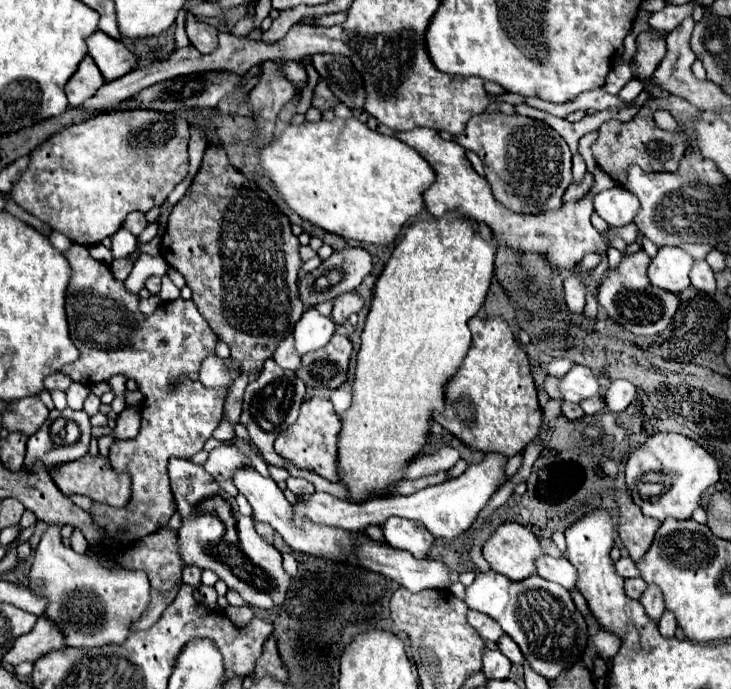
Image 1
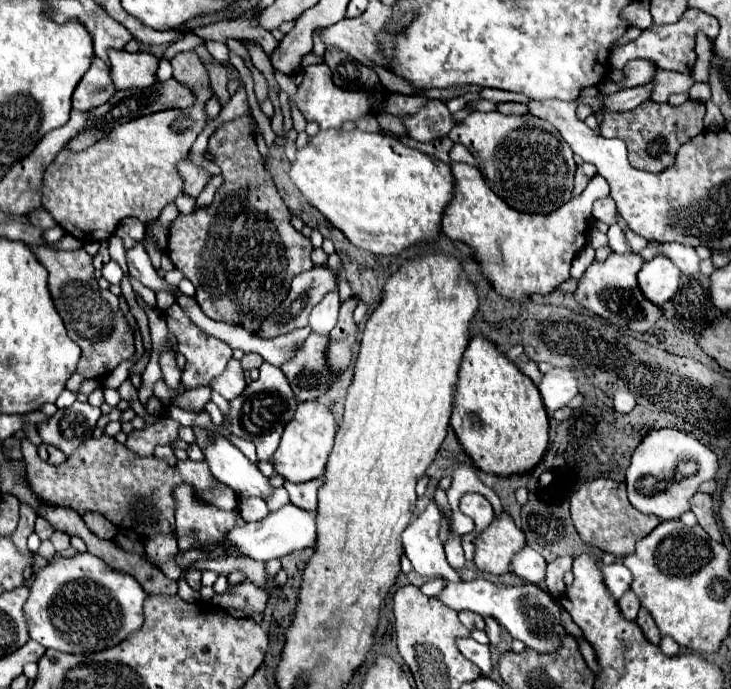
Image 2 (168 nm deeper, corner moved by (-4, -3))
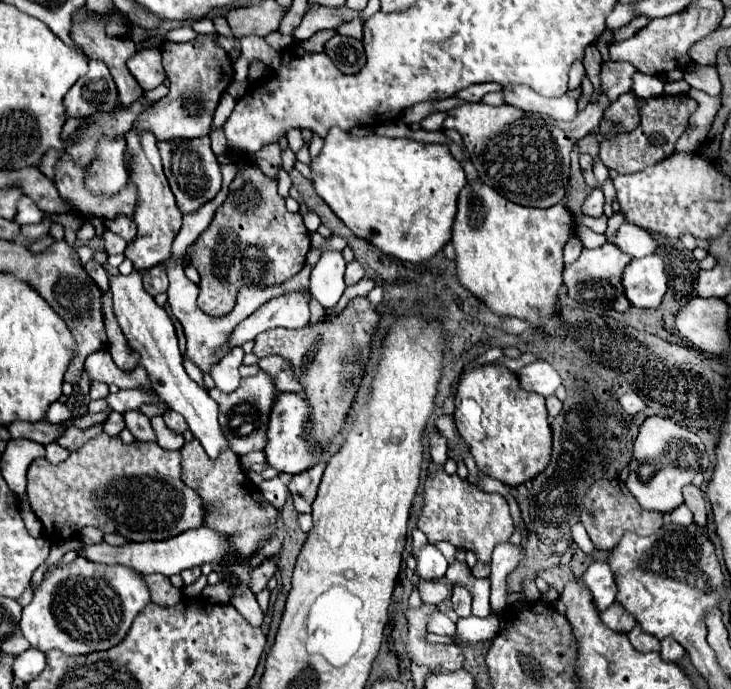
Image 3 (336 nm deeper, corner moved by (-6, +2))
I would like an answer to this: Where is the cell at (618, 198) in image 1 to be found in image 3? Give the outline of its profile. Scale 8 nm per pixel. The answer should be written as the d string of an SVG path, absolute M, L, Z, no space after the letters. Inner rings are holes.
M594 188L592 194L590 194L590 198L584 204L584 212L588 216L596 216L596 218L598 216L604 216L604 204L606 204L606 200L604 200L602 190L600 188Z

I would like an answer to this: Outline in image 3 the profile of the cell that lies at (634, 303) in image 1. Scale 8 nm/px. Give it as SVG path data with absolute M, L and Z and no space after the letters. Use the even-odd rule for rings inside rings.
M604 244L594 250L582 250L580 258L564 268L564 284L568 288L568 296L580 304L592 306L592 308L614 308L616 312L628 312L632 304L624 296L624 286L622 286L622 272L630 264L630 254L624 254L618 246L614 244Z

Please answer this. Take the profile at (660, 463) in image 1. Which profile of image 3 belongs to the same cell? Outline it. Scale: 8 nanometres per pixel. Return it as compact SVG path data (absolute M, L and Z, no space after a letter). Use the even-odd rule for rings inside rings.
M650 416L642 422L640 434L634 442L634 454L626 486L642 508L672 512L674 508L684 504L682 488L688 486L692 478L698 472L704 472L708 466L710 466L710 456L702 440L694 432L678 426L668 418Z

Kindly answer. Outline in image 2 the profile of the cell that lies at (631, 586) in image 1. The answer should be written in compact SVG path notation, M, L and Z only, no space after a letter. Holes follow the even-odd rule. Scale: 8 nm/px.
M628 591L628 593L624 593L624 597L620 597L618 607L620 607L620 613L622 613L626 619L634 621L636 615L638 615L638 609L640 609L640 601L638 601L636 595L632 595L632 591Z

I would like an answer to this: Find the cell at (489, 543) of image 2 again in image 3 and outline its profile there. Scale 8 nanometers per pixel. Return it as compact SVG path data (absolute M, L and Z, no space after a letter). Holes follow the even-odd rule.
M430 464L428 480L424 484L424 506L418 518L418 528L426 534L428 542L436 544L440 540L448 540L454 546L472 550L480 562L488 564L496 544L504 544L510 540L514 532L514 520L504 496L482 492L474 484L460 480L456 474L448 476L444 468L436 468L434 464Z

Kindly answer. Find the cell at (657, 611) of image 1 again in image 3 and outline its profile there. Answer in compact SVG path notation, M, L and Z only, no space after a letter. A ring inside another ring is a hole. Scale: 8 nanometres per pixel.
M638 624L628 632L628 638L634 644L634 648L640 652L652 652L652 650L658 652L660 650L660 640L652 634L646 634Z

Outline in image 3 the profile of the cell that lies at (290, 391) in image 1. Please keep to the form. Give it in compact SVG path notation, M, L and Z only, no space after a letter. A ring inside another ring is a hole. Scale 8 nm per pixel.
M260 370L258 374L254 374L250 378L242 378L240 386L234 392L230 392L230 394L220 392L218 388L212 388L208 394L220 406L222 432L226 434L226 438L230 438L230 444L234 446L234 452L238 456L244 456L248 452L256 452L256 450L264 450L266 448L266 430L268 430L268 422L270 422L270 412L272 412L272 406L276 402L276 396L278 396L274 376L270 376L268 372ZM244 424L252 424L252 432L250 434L242 434L240 428Z

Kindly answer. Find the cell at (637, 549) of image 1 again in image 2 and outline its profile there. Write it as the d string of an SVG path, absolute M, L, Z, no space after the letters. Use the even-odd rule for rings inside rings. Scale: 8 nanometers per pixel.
M594 479L584 483L570 501L570 513L576 531L584 539L584 543L598 547L606 553L612 553L614 557L626 557L634 551L634 543L642 537L646 537L658 523L656 515L646 515L636 511L626 495L624 483L612 481L612 479Z

